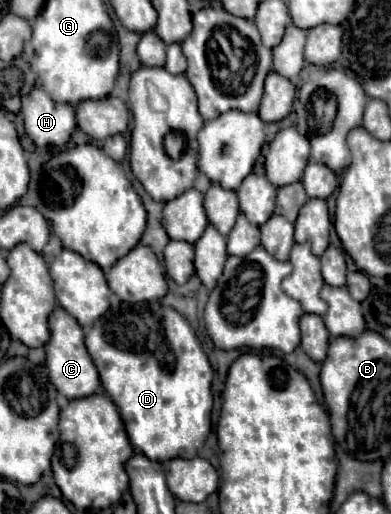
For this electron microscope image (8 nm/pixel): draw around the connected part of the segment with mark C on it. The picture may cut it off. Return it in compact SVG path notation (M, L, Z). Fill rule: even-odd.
M60 306L54 308L48 322L50 322L50 334L52 334L46 344L46 366L48 366L50 382L54 382L56 390L66 398L86 398L86 396L94 394L100 384L100 378L98 378L98 370L86 350L82 328Z

